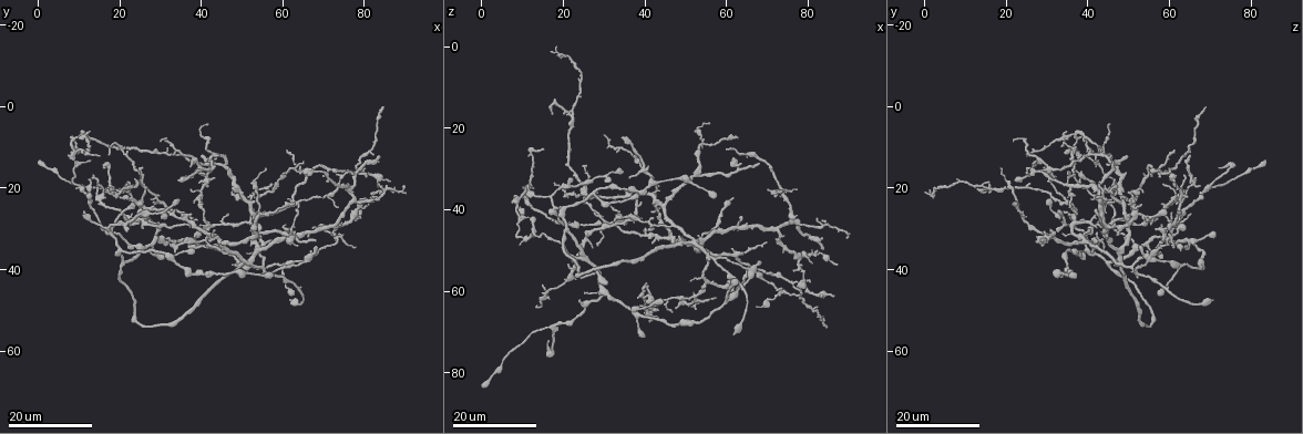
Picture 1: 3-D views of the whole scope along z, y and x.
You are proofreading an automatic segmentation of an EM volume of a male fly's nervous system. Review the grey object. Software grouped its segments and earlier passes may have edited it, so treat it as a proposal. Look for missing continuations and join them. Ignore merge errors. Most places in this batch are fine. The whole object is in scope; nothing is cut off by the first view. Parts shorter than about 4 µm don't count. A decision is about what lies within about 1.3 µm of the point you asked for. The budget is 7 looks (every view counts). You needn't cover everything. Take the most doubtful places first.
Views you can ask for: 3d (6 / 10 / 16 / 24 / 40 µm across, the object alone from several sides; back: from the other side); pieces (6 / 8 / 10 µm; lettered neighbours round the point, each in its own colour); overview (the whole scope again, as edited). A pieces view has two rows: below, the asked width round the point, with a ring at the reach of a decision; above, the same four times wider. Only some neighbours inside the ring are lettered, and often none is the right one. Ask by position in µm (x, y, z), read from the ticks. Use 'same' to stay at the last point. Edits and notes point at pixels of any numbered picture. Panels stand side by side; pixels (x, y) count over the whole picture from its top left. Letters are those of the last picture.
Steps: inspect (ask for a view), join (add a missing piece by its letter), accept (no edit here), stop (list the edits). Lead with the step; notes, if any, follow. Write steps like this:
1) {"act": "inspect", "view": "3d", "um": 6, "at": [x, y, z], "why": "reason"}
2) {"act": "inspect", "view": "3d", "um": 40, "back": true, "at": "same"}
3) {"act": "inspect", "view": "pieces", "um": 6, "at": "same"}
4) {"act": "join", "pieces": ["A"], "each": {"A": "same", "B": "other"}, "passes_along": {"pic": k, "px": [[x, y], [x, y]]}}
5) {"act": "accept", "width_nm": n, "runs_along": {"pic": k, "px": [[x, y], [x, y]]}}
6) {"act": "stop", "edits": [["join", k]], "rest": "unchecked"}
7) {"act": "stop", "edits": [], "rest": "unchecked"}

{"act": "inspect", "view": "3d", "um": 16, "at": [61.5, 11.0, 61.5], "why": "thin end"}

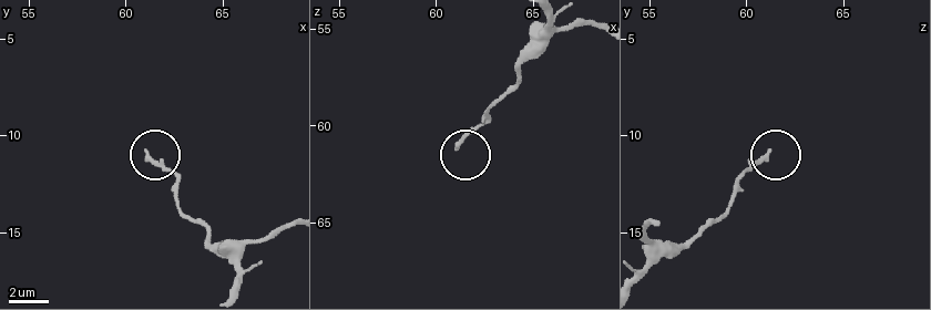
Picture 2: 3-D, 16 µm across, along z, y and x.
{"act": "inspect", "view": "pieces", "um": 8, "at": [61.2, 10.9, 61.0]}

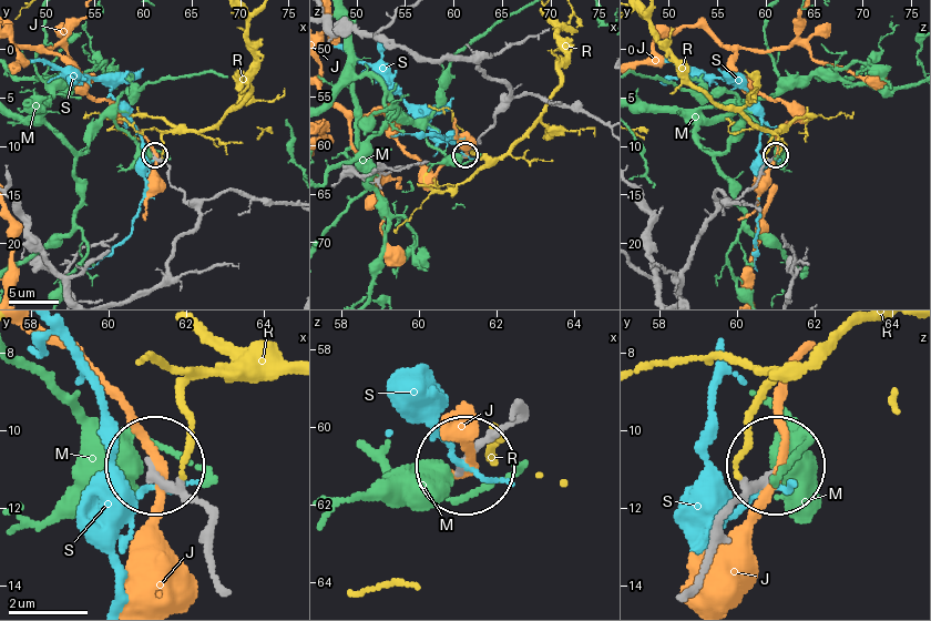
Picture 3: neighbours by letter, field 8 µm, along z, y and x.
{"act": "accept", "width_nm": 200, "each": {"J": "other", "M": "other", "R": "other", "S": "other"}, "runs_along": {"pic": 3, "px": [[154, 286], [174, 243], [198, 217], [156, 156]]}, "found": "none of them fits"}

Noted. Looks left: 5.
{"act": "inspect", "view": "3d", "um": 16, "at": [84.5, 0.0, 69.0], "why": "long arm stops here"}

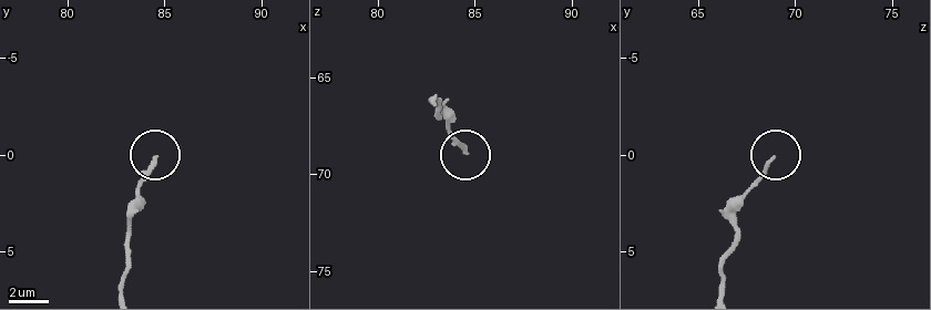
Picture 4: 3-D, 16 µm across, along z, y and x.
{"act": "inspect", "view": "pieces", "um": 6, "at": [84.6, 0.2, 68.9], "why": "see the neighbours"}

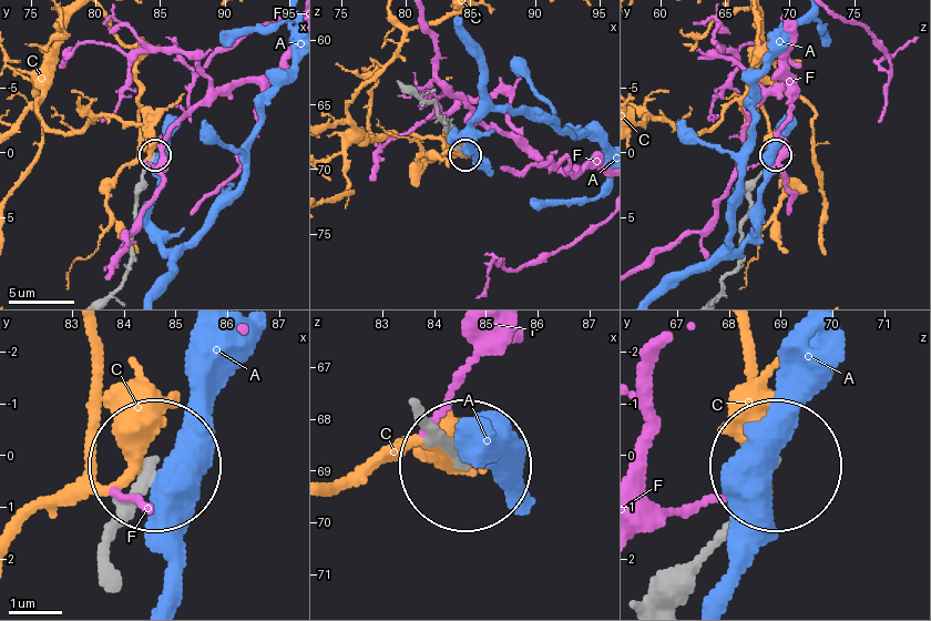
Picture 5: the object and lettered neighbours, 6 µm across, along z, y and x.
{"act": "accept", "each": {"A": "other", "C": "other", "F": "other"}, "runs_along": {"pic": 5, "px": [[112, 292], [132, 262], [135, 192], [154, 156]]}, "found": "none of them fits"}

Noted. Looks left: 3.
{"act": "inspect", "view": "3d", "um": 16, "at": [40.0, 12.0, 65.0], "why": "end of a long branch"}

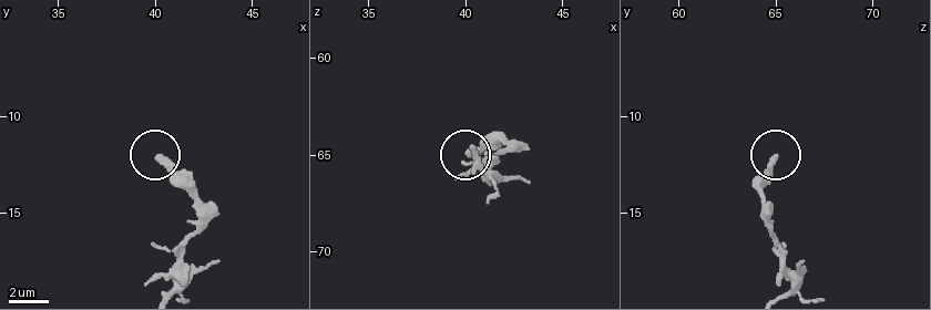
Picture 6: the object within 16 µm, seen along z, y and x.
{"act": "inspect", "view": "pieces", "um": 8, "at": [40.3, 12.3, 64.9]}

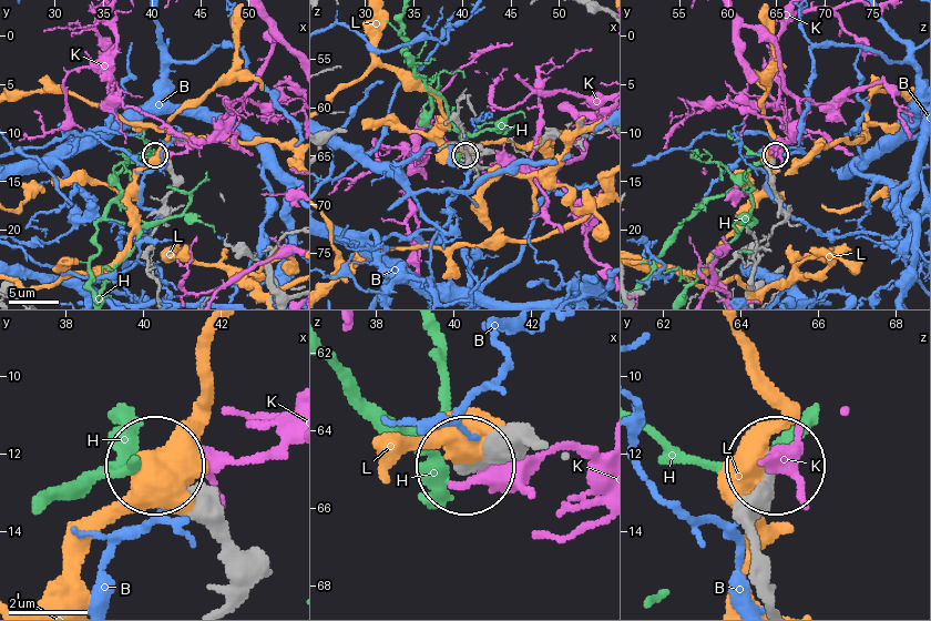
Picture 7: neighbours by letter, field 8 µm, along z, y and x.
{"act": "accept", "each": {"B": "other", "H": "other", "K": "other", "L": "other"}, "runs_along": {"pic": 7, "px": [[532, 447], [505, 440], [469, 467]]}, "found": "no lettered piece goes on from it"}

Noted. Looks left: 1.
{"act": "stop", "edits": [], "rest": "unchecked"}

